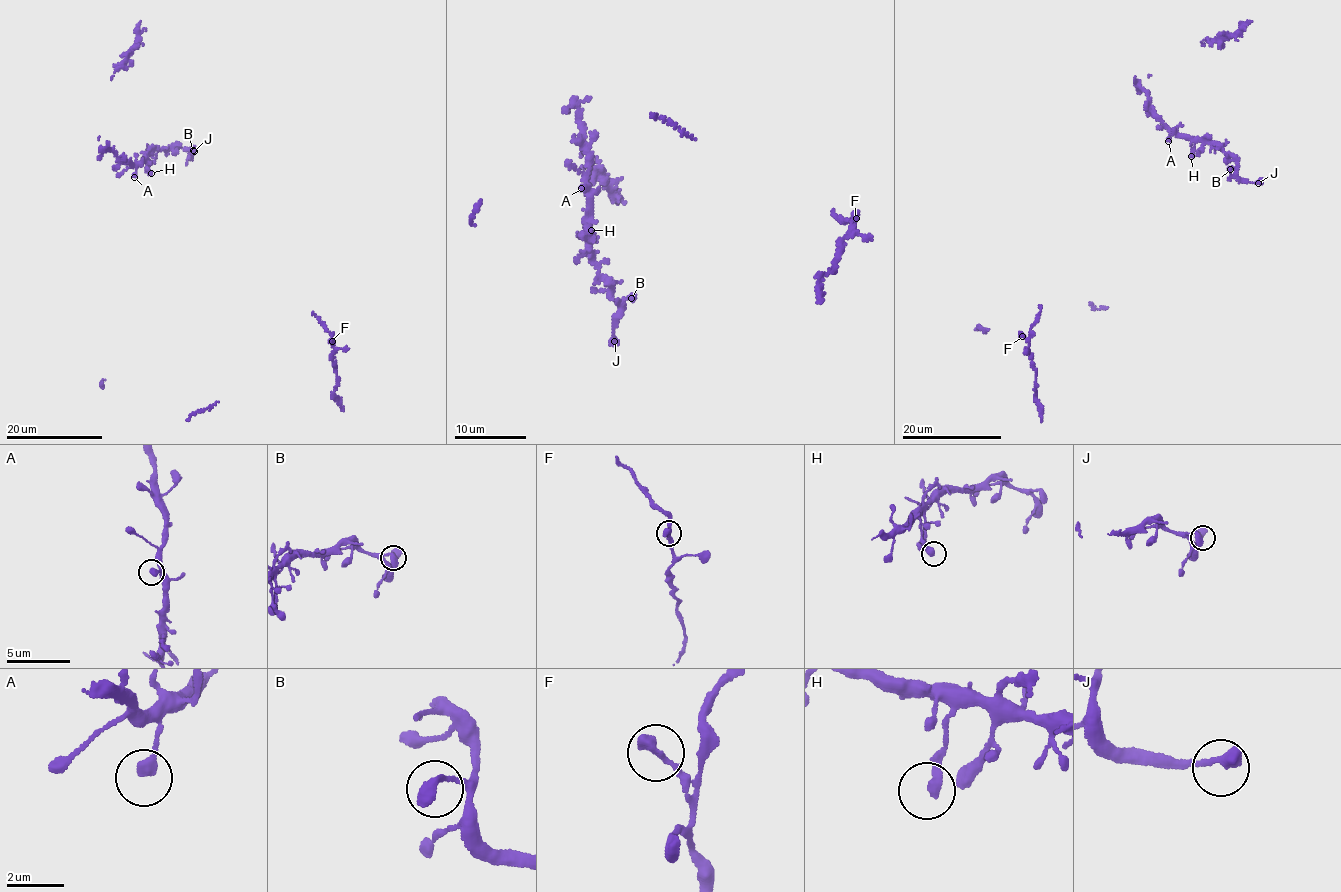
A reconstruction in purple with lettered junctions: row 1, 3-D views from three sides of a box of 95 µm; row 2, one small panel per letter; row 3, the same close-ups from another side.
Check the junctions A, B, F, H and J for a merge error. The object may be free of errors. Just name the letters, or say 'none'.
F

